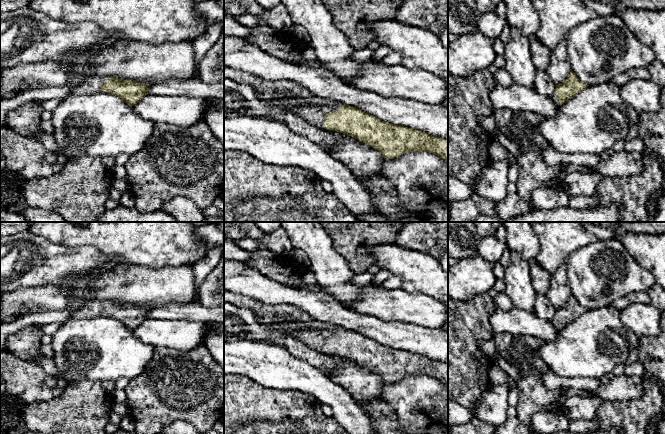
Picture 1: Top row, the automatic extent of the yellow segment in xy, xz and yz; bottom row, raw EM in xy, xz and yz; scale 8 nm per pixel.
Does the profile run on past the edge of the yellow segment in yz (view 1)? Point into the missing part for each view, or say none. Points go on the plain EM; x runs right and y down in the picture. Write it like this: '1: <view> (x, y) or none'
1: yz (554, 321)

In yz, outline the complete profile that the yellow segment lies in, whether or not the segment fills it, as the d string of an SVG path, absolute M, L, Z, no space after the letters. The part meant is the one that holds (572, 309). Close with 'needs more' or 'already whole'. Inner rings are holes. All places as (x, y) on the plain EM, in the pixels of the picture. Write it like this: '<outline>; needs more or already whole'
M571 295L563 307L556 309L555 315L550 322L557 330L560 330L587 311L588 309L580 305L576 298Z; needs more

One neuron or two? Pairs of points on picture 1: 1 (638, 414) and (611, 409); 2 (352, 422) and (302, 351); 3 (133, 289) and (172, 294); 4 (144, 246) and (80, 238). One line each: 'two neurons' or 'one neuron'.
1: one neuron
2: two neurons
3: one neuron
4: one neuron

